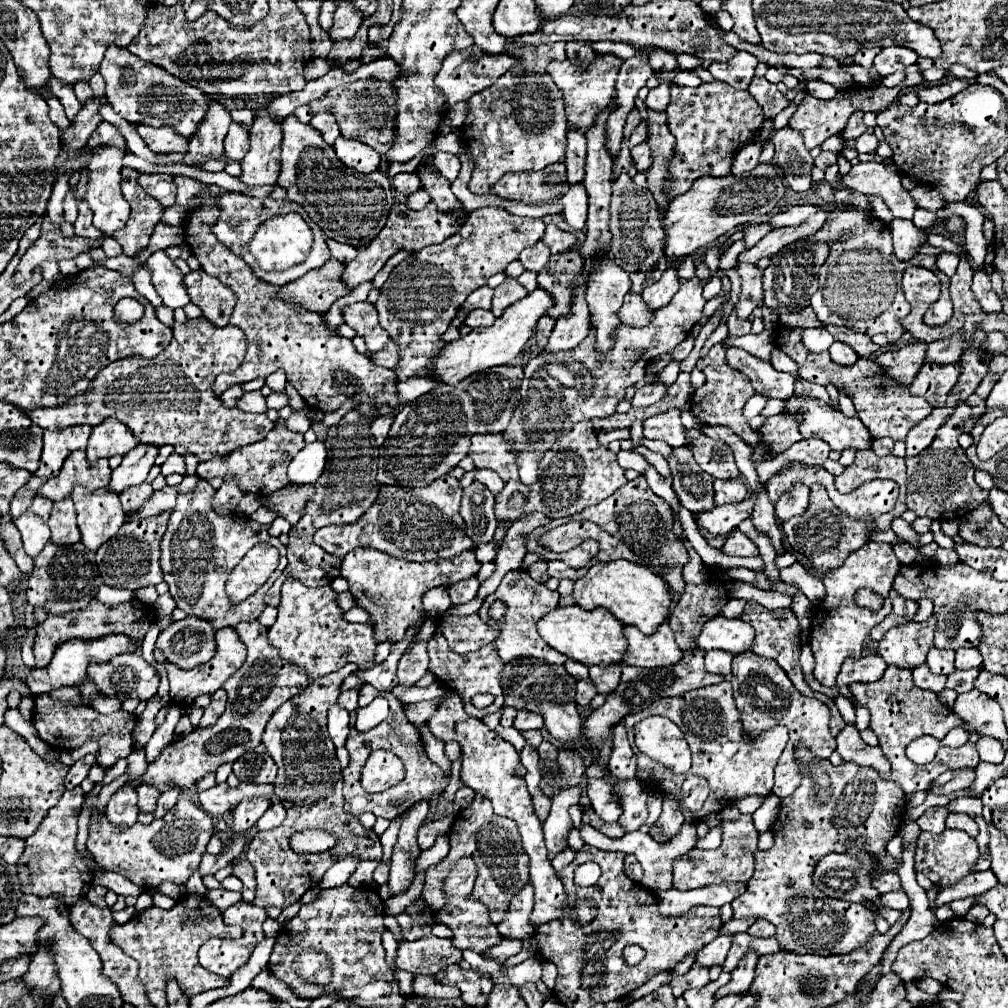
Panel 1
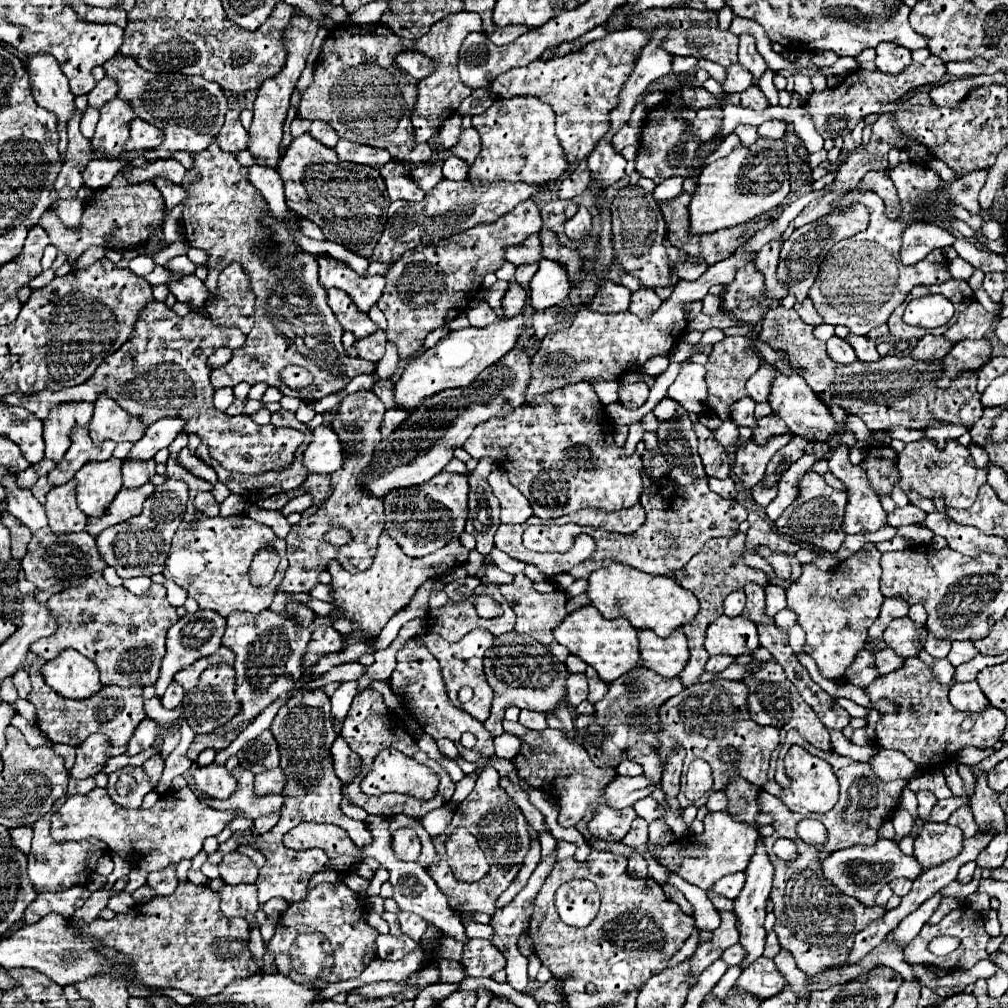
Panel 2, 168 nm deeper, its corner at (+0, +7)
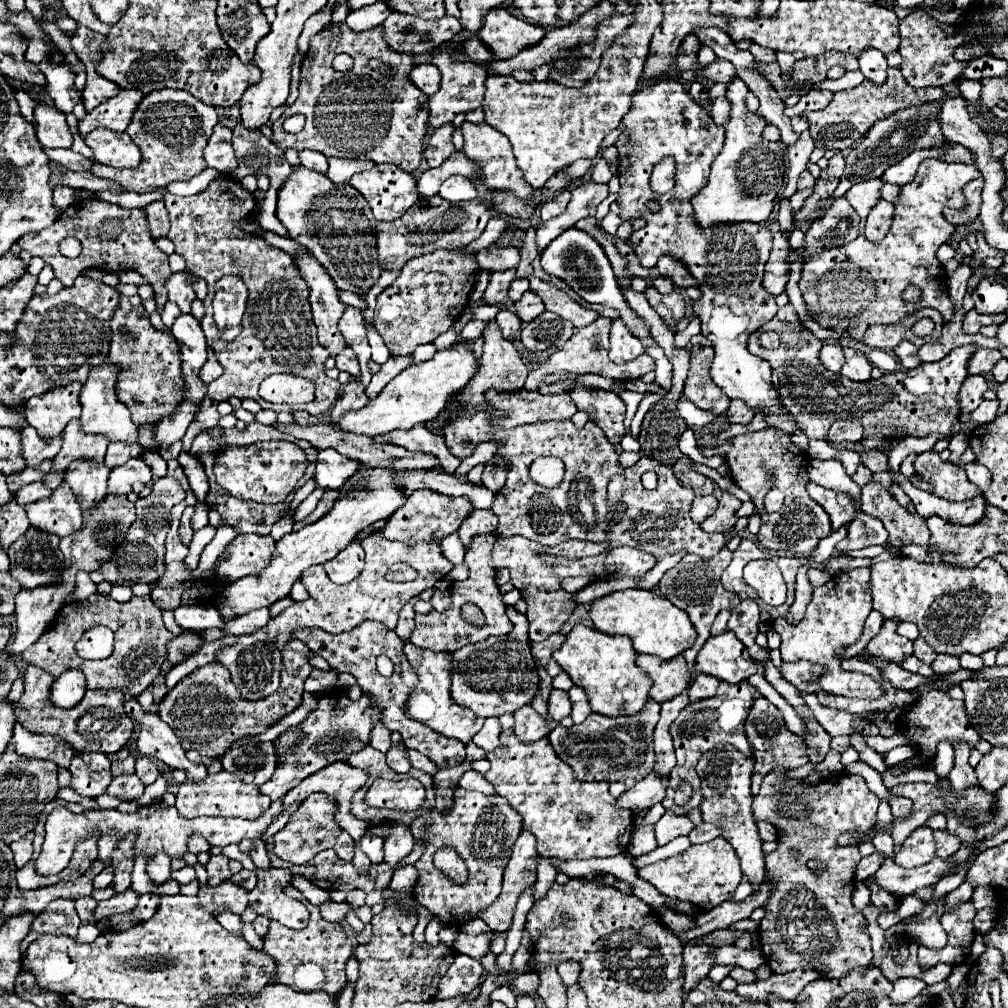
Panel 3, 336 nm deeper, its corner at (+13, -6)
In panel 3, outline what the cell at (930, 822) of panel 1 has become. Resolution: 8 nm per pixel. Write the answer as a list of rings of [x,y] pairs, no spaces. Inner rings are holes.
[[[892,796],[890,798],[890,806],[892,806],[892,814],[896,820],[900,818],[908,818],[908,814],[912,814],[912,802],[908,798],[902,798],[902,796]]]

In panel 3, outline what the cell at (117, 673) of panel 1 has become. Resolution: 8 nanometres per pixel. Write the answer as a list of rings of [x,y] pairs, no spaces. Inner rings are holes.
[[[92,594],[86,600],[72,602],[60,608],[50,628],[40,636],[40,640],[28,648],[22,658],[28,664],[34,664],[42,670],[48,670],[52,676],[60,676],[66,668],[80,668],[86,676],[90,690],[120,690],[132,696],[144,692],[152,680],[160,674],[162,664],[166,660],[166,642],[172,638],[172,632],[166,630],[162,622],[162,610],[154,606],[150,596],[132,596],[130,602],[120,604],[110,596]],[[92,626],[110,626],[114,632],[114,652],[104,660],[82,660],[74,644],[82,638],[84,630]],[[158,654],[160,654],[160,668],[158,668]]]

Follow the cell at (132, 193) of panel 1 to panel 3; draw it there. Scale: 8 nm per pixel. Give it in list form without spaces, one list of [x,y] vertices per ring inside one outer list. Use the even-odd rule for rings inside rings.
[[[96,198],[76,200],[68,210],[60,214],[60,218],[52,226],[40,232],[24,234],[18,240],[18,244],[22,250],[28,250],[32,256],[40,256],[52,268],[68,268],[58,274],[64,286],[74,284],[76,276],[80,274],[76,268],[98,268],[102,272],[122,272],[122,270],[136,268],[136,272],[140,272],[154,288],[154,300],[158,304],[158,312],[168,300],[168,294],[164,288],[164,280],[172,274],[168,266],[168,256],[162,250],[158,250],[158,246],[154,244],[154,238],[150,238],[148,220],[144,210],[140,208],[124,210],[118,204],[102,202]],[[68,236],[74,236],[82,244],[82,254],[78,258],[66,258],[60,254],[60,242]]]

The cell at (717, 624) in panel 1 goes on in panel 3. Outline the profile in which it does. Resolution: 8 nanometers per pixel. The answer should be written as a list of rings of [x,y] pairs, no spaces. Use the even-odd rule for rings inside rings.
[[[726,630],[720,636],[710,636],[698,652],[696,666],[700,672],[730,684],[738,684],[756,674],[756,662],[752,662],[748,650],[744,650],[744,644],[732,630]]]

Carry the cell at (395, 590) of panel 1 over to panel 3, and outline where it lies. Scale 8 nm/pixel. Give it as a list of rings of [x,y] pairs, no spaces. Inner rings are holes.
[[[374,532],[370,538],[362,542],[366,550],[366,568],[354,582],[348,586],[336,586],[326,576],[324,568],[312,566],[302,572],[300,582],[306,586],[310,598],[306,602],[296,602],[276,618],[270,618],[270,622],[252,632],[236,636],[236,644],[224,646],[216,652],[216,658],[224,668],[228,668],[232,682],[240,690],[242,696],[270,696],[280,686],[280,666],[282,666],[282,648],[286,642],[292,640],[292,632],[300,628],[321,628],[332,634],[347,632],[356,628],[358,624],[366,620],[382,622],[388,630],[396,628],[398,614],[402,606],[416,594],[420,594],[426,588],[434,588],[438,580],[444,580],[448,572],[452,570],[452,562],[448,562],[440,554],[438,544],[426,544],[418,542],[414,546],[404,546],[402,542],[390,542],[382,536],[382,532]],[[394,562],[408,562],[418,570],[418,578],[412,582],[390,582],[386,578],[386,570]]]

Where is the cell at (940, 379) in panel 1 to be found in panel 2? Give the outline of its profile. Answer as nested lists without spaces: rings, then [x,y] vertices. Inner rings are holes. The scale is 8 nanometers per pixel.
[[[965,339],[955,343],[955,347],[945,357],[947,375],[941,377],[941,385],[949,385],[957,375],[957,365],[965,365],[965,369],[979,369],[985,361],[991,359],[991,341],[989,339]]]

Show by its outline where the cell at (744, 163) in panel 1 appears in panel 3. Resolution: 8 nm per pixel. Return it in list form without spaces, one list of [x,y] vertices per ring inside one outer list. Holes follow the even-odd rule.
[[[720,96],[712,102],[712,110],[710,110],[710,116],[712,120],[718,124],[718,126],[724,126],[724,122],[728,122],[728,110],[732,108],[732,104],[728,104],[728,98],[726,96]]]

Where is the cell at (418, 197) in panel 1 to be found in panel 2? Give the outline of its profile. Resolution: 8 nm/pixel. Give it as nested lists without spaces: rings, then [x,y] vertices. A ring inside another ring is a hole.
[[[391,159],[387,165],[377,169],[387,185],[387,195],[391,201],[405,199],[405,201],[421,201],[425,197],[423,189],[417,187],[417,183],[411,179],[411,171],[399,163],[397,159]]]

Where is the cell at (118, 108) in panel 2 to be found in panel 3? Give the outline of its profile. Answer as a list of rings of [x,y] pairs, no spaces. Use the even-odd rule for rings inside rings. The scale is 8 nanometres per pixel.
[[[120,90],[118,96],[106,100],[92,112],[80,120],[80,134],[90,134],[96,128],[108,128],[114,132],[124,132],[132,120],[132,112],[136,110],[136,104],[142,100],[140,90]]]

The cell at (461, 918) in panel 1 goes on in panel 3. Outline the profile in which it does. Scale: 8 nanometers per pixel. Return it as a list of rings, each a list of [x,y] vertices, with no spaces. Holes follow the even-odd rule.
[[[444,846],[444,848],[436,850],[434,866],[440,872],[448,874],[448,878],[452,878],[452,882],[456,882],[456,884],[464,884],[466,878],[468,878],[468,868],[464,866],[464,860],[450,846]]]

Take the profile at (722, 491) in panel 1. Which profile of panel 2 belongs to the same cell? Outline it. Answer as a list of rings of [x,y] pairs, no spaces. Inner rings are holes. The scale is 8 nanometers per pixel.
[[[731,477],[723,479],[723,481],[721,479],[709,479],[709,489],[723,499],[735,499],[737,497],[737,485]]]

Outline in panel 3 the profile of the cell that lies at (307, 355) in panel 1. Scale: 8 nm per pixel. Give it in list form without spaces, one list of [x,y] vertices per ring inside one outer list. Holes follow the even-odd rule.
[[[220,174],[200,194],[182,198],[168,192],[164,196],[164,204],[170,214],[168,238],[174,242],[176,254],[180,254],[186,260],[188,270],[204,278],[208,284],[208,296],[204,298],[206,312],[204,318],[200,320],[206,340],[210,348],[216,350],[216,354],[224,352],[224,360],[220,360],[224,374],[208,384],[210,400],[222,402],[228,400],[230,396],[252,398],[264,410],[291,413],[306,410],[312,416],[320,416],[326,410],[330,410],[330,406],[338,398],[340,382],[330,380],[326,376],[324,362],[330,354],[328,350],[324,350],[324,346],[318,344],[316,338],[316,326],[312,322],[310,302],[308,302],[308,286],[304,278],[300,278],[296,262],[286,252],[270,246],[260,234],[248,234],[238,224],[240,220],[250,218],[256,208],[256,198],[252,196],[252,192],[242,188],[242,184],[236,182],[232,176]],[[226,274],[240,276],[250,292],[248,308],[244,312],[242,332],[230,344],[220,342],[216,322],[212,318],[212,294],[214,294],[212,284]],[[274,372],[290,372],[312,380],[316,386],[314,402],[302,406],[266,404],[258,396],[258,386],[264,380],[264,376],[270,376]]]

